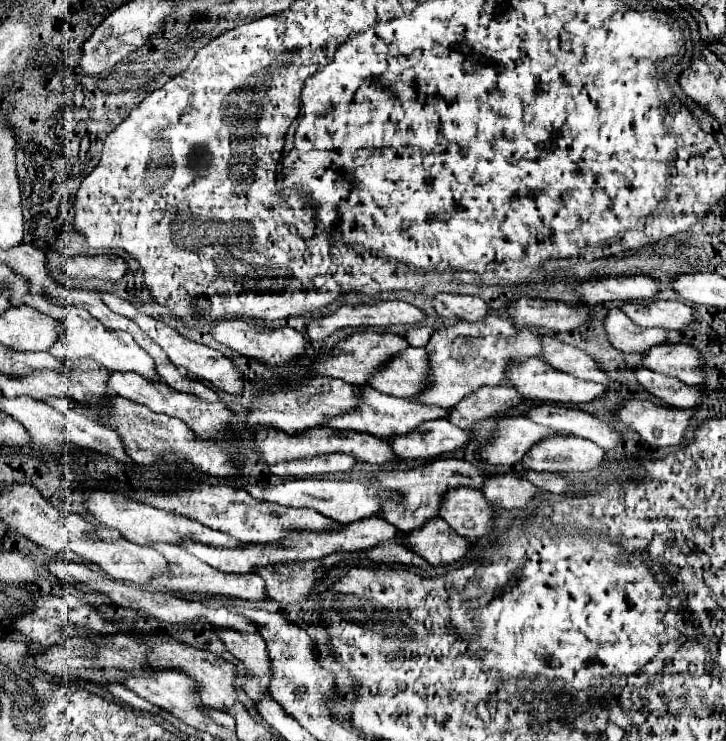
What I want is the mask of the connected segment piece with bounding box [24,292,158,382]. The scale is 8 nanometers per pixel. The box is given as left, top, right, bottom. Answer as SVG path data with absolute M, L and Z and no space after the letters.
M26 294L24 302L36 310L40 310L42 314L52 316L54 320L60 322L60 338L56 340L56 344L52 344L52 350L48 350L52 356L72 362L78 358L92 358L96 362L100 362L106 370L132 370L142 374L148 380L158 380L156 370L154 370L154 360L140 348L136 346L134 338L128 332L120 332L120 330L108 330L106 326L102 326L94 316L90 316L88 310L84 308L76 308L76 306L54 306L50 304L44 296L36 296L36 294Z

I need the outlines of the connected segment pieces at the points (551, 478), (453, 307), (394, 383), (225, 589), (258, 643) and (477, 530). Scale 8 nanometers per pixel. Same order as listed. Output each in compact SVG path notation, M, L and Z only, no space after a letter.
M528 470L526 472L526 478L538 486L540 490L548 490L548 492L556 492L556 494L564 494L566 492L566 480L558 474L552 474L552 472L534 472L534 470Z
M438 292L434 296L434 310L444 318L454 320L468 320L476 322L482 320L488 312L488 304L478 296L462 296L462 294L446 294Z
M424 348L404 350L404 354L396 354L380 374L372 374L368 384L384 394L392 394L398 398L410 398L422 390L428 376L428 356Z
M160 544L158 550L170 566L170 574L168 576L156 576L154 580L158 582L158 586L168 588L170 592L176 592L176 594L186 594L186 592L220 594L220 596L246 598L246 600L264 600L266 598L264 580L256 574L226 574L226 572L220 572L220 570L208 566L206 562L198 560L196 556L188 554L186 550L182 550L180 546L174 546L174 544Z
M214 628L214 634L222 640L226 650L244 666L246 670L244 690L252 700L258 700L260 692L266 692L270 676L268 654L262 638L258 638L258 634L240 632L232 628L222 628L222 630Z
M456 488L444 494L440 518L446 520L462 538L478 538L492 530L490 502L474 488Z

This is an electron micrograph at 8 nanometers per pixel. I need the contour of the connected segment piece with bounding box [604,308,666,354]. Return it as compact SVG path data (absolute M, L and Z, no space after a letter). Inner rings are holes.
M610 308L604 318L604 332L608 342L620 352L646 354L652 346L666 342L666 330L662 328L640 328L630 322L620 308Z

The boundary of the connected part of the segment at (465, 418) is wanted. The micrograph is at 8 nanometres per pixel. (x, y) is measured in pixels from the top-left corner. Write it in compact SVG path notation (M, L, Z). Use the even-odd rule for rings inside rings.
M480 386L480 390L474 390L468 394L468 398L462 398L458 406L452 406L452 414L448 420L468 430L472 422L482 422L486 418L494 418L498 414L506 414L508 408L524 402L520 394L516 394L514 388L508 386Z

